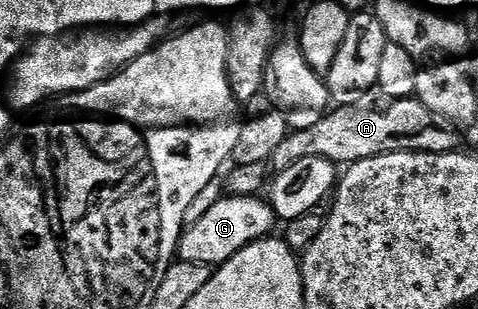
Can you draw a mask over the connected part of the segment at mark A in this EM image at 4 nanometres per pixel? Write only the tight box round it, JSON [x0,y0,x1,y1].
[270,96,432,170]

